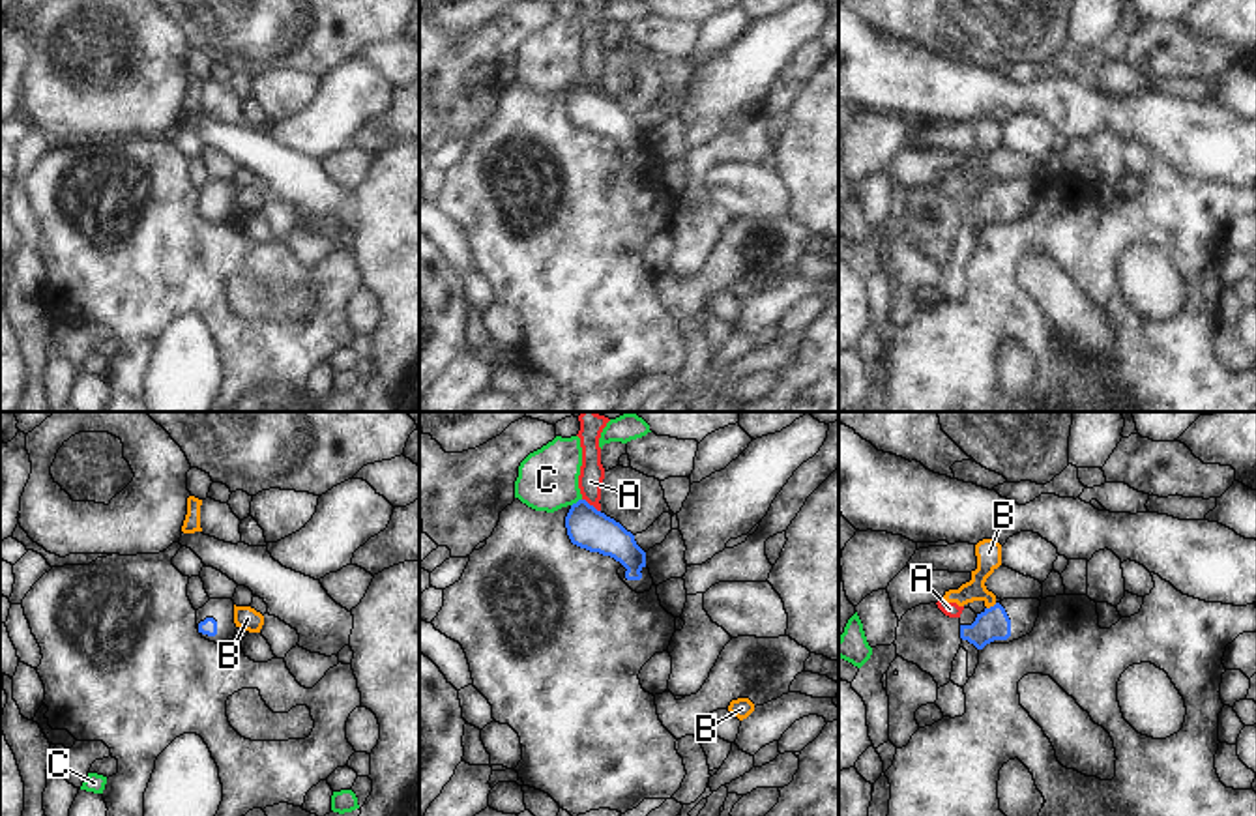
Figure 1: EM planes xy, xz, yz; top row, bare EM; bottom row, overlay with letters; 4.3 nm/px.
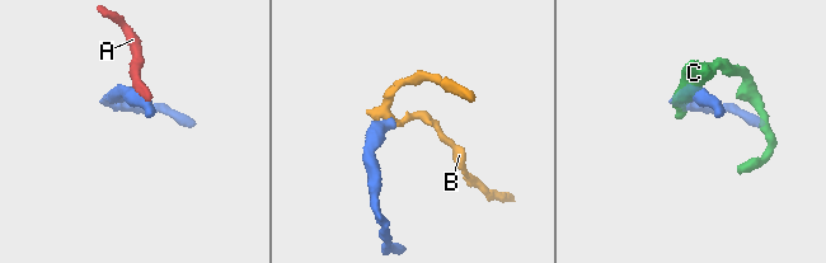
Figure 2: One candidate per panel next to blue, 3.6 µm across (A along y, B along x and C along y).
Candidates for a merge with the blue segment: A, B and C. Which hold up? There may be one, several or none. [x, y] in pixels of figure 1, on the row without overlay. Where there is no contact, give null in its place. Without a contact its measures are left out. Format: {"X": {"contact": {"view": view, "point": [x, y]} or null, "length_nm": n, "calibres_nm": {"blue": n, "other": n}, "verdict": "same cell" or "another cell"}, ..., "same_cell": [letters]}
{"A": {"contact": {"view": "xz", "point": [592, 87]}, "length_nm": 100, "calibres_nm": {"blue": 180, "other": 110}, "verdict": "another cell"}, "B": {"contact": {"view": "yz", "point": [991, 188]}, "length_nm": 50, "calibres_nm": {"blue": 140, "other": 110}, "verdict": "another cell"}, "C": {"contact": {"view": "xz", "point": [577, 83]}, "length_nm": 60, "calibres_nm": {"blue": 180, "other": 260}, "verdict": "another cell"}, "same_cell": []}

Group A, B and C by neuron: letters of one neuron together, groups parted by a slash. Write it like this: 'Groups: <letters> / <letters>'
Groups: A B / C.

